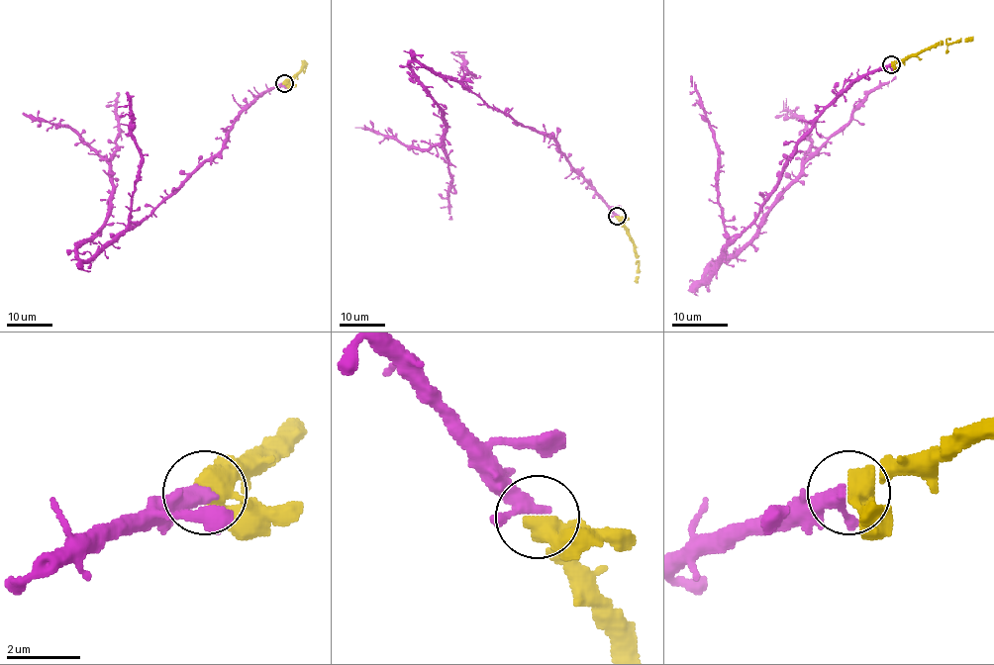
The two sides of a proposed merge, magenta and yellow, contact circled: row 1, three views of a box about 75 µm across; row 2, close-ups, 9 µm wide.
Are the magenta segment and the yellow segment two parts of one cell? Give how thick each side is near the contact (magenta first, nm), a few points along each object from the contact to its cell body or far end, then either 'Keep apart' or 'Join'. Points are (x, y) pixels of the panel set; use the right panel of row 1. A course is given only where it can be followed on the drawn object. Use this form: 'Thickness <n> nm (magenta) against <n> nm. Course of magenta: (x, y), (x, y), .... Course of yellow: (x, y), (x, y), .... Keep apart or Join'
Thickness 320 nm (magenta) against 550 nm. Course of magenta: (891, 65), (861, 75), (830, 106), (710, 274), (799, 174), (809, 130), (783, 100). Course of yellow: (891, 65), (943, 42), (956, 43), (973, 36). Join

